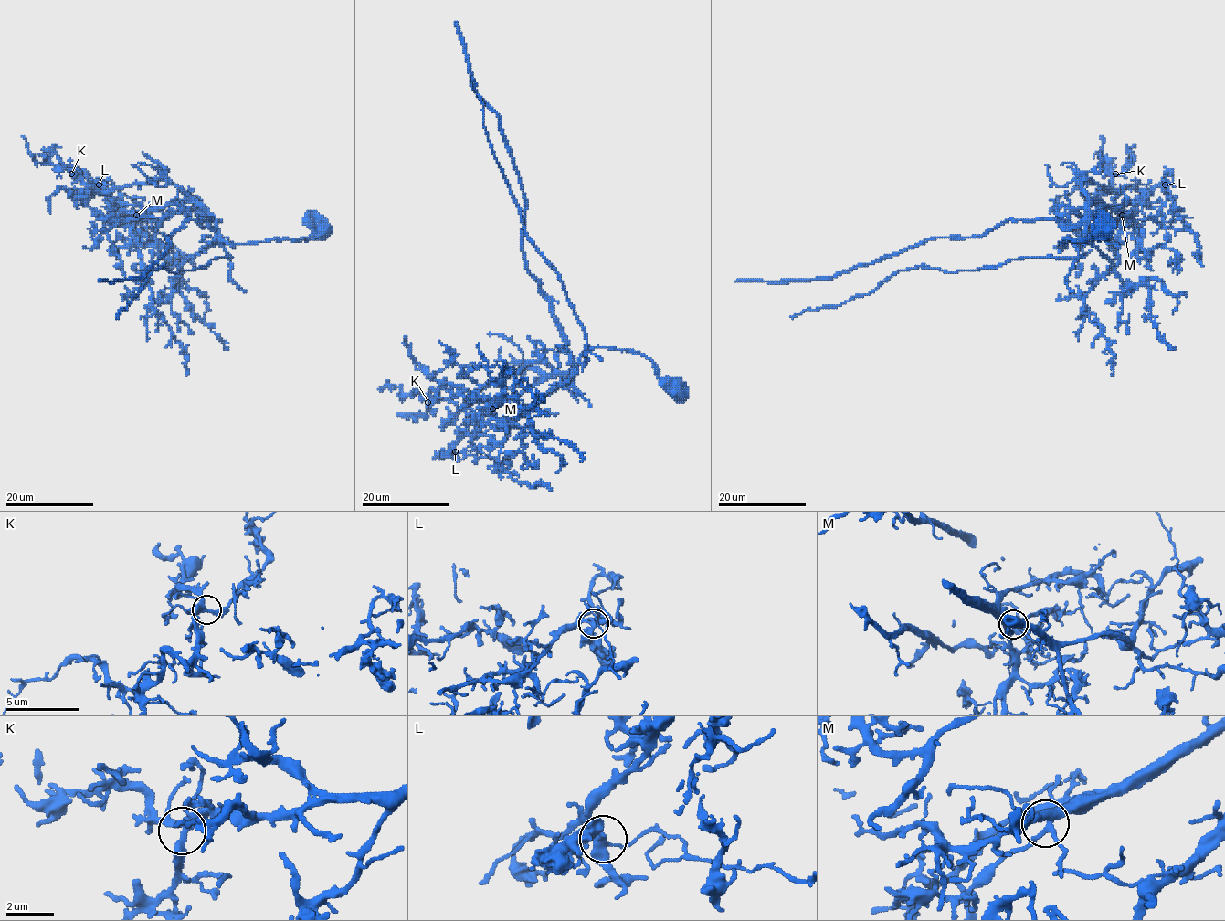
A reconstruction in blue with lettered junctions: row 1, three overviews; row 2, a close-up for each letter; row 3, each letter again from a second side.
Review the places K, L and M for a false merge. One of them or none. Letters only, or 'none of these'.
L

